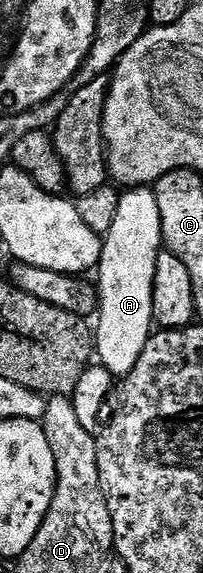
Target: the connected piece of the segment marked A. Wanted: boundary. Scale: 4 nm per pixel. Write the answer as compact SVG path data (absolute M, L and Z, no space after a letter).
M151 187L127 189L120 194L116 216L103 242L98 266L100 314L94 326L95 353L97 361L113 376L125 378L135 368L154 330L152 290L163 242L160 208Z

